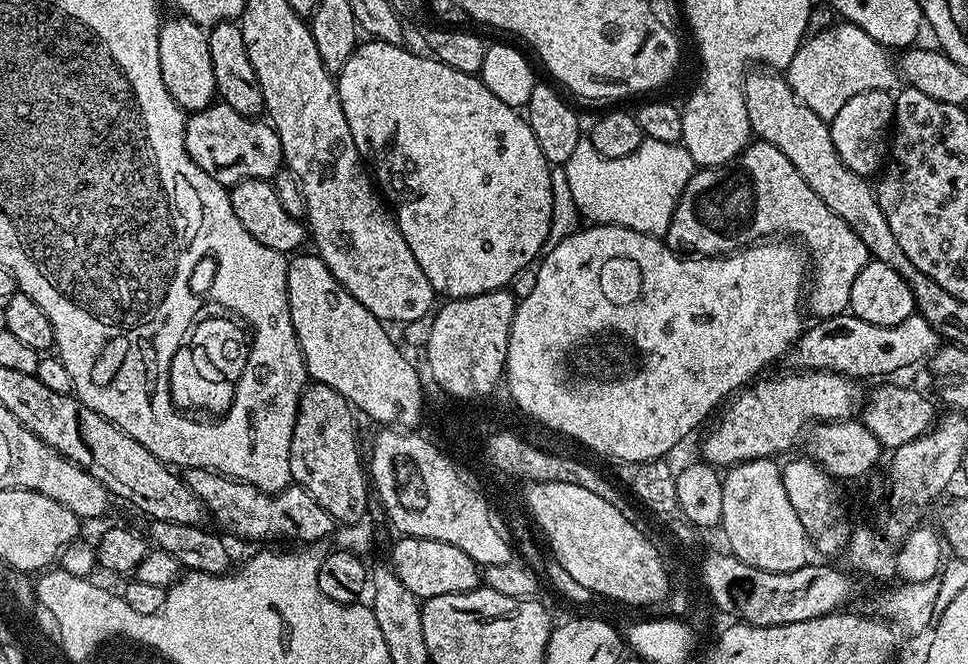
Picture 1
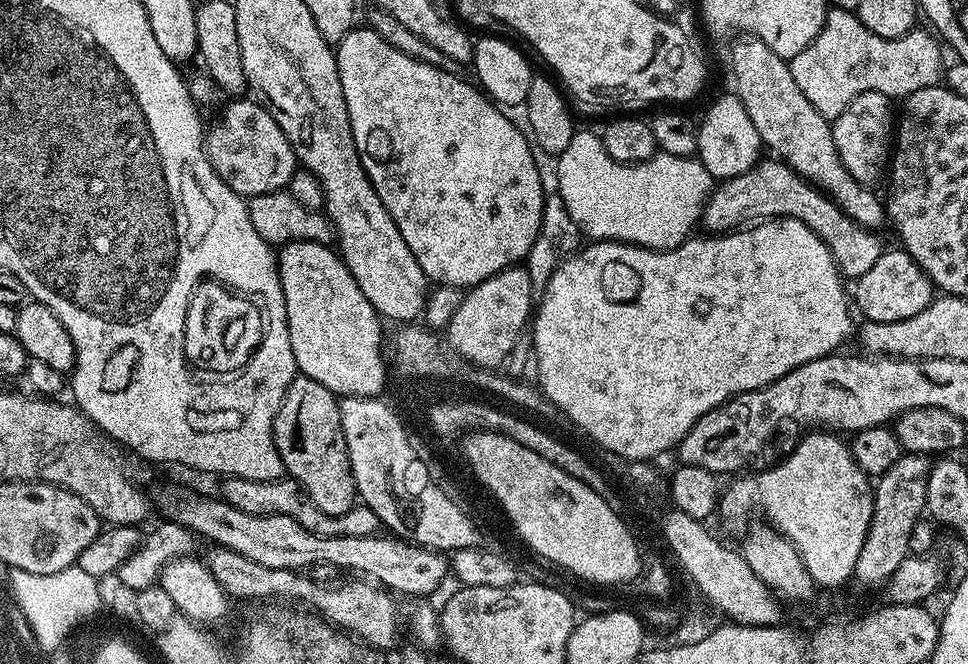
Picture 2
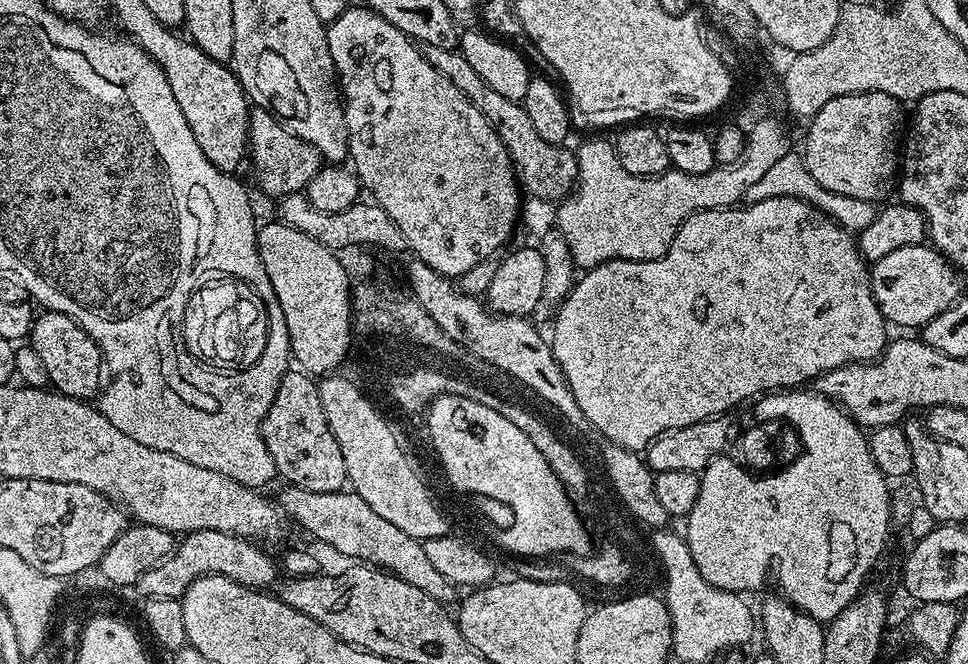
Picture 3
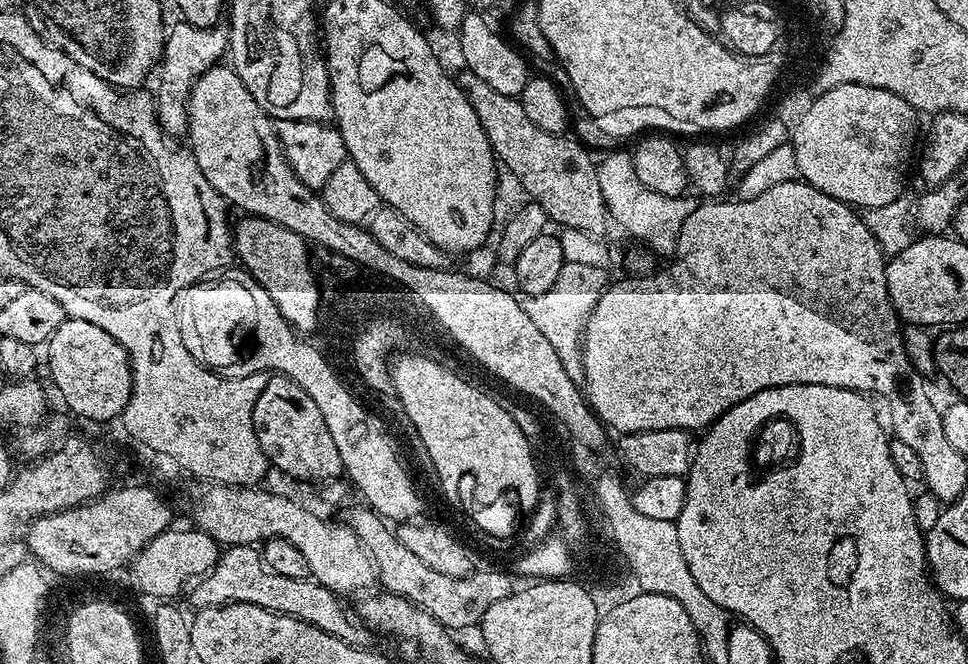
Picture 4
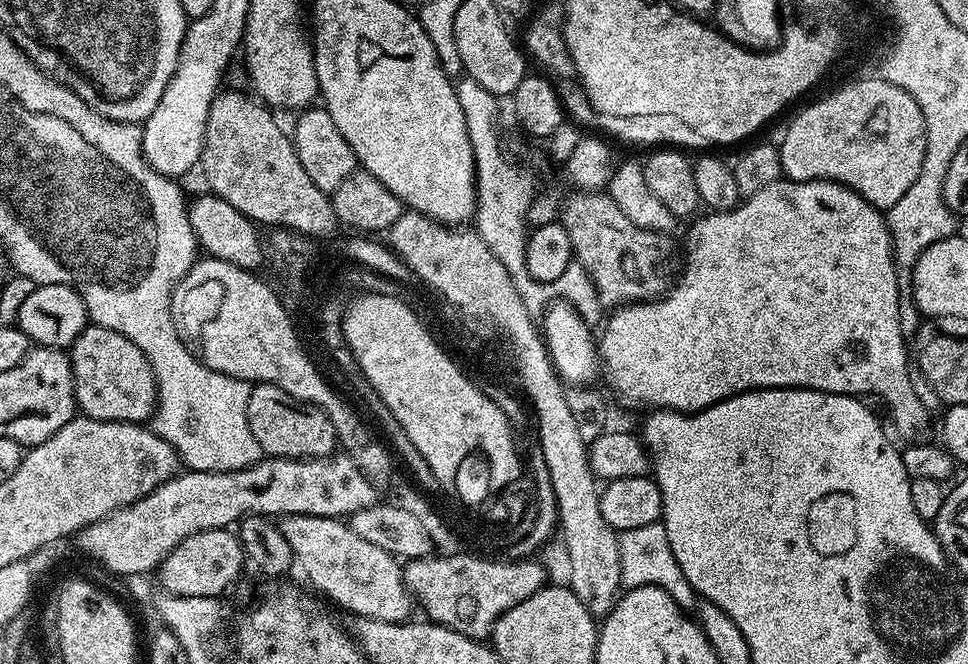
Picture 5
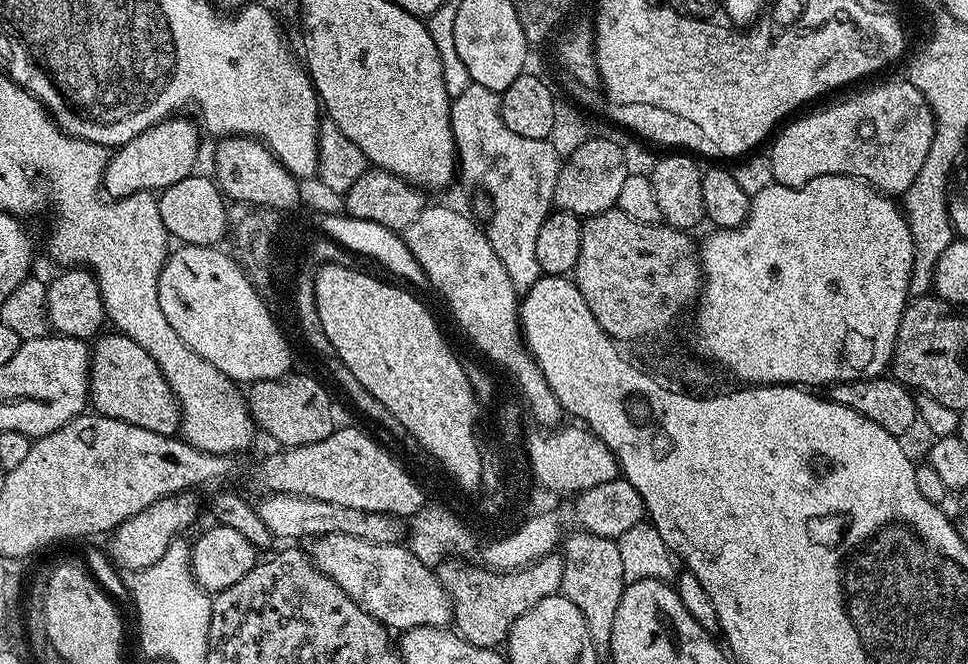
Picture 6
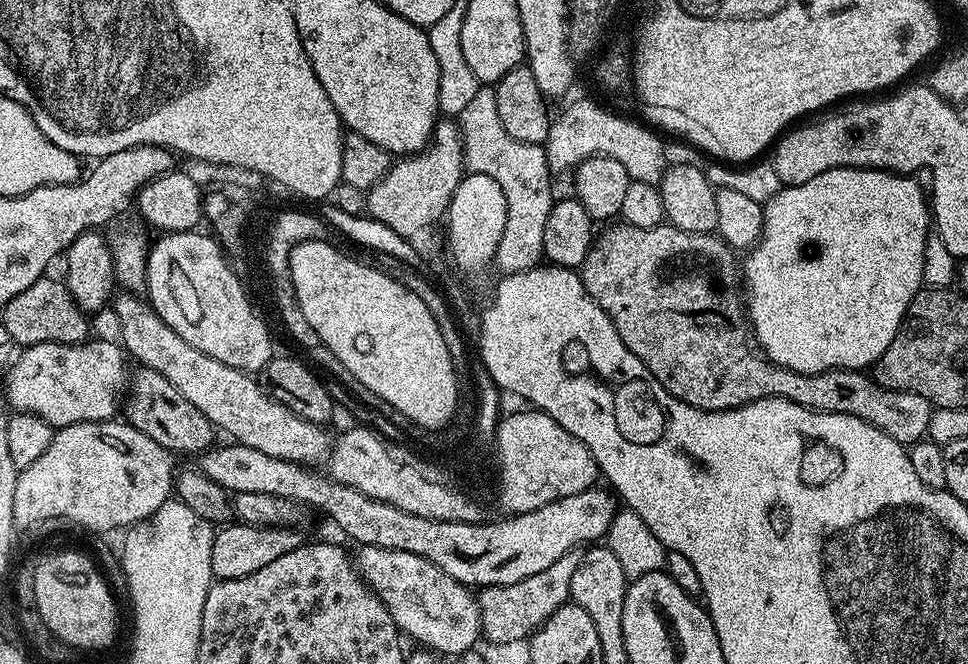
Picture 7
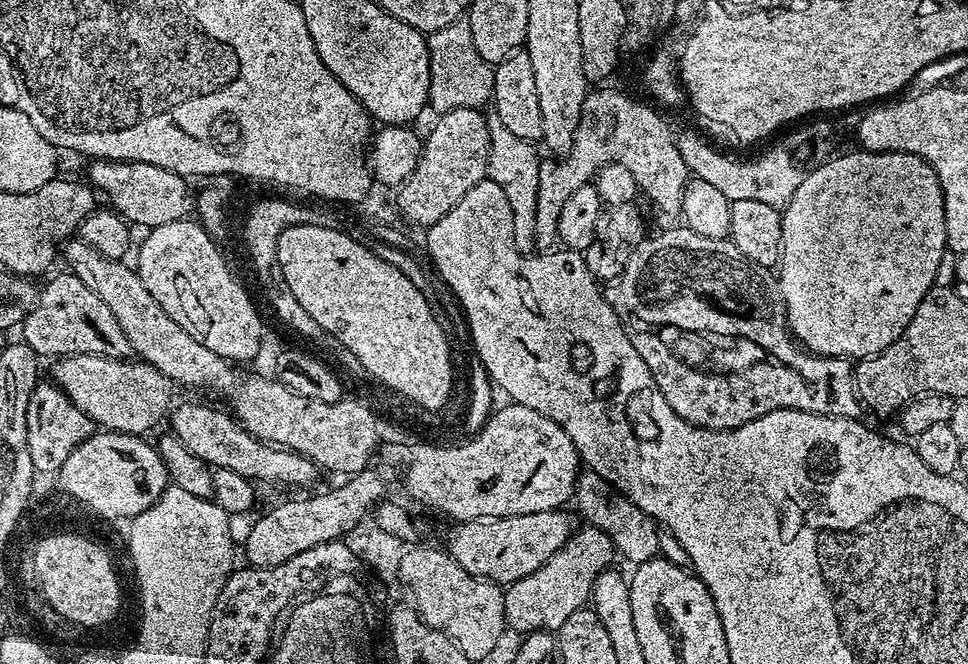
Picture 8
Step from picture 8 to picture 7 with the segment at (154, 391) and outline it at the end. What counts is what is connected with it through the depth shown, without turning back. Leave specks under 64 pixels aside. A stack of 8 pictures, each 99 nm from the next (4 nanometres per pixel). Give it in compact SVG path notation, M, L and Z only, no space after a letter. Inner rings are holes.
M115 339L86 340L75 344L42 342L27 345L21 351L24 353L21 356L19 353L7 369L8 377L4 380L7 407L42 418L56 430L71 424L113 419L122 404L120 391L128 376L129 361Z

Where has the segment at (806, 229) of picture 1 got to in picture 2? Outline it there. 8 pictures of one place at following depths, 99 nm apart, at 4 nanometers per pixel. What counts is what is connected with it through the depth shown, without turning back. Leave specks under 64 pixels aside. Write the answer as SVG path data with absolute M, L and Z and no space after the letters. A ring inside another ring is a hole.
M776 158L761 159L751 170L738 174L729 180L721 180L712 189L712 195L704 203L704 214L702 224L709 233L723 234L725 232L734 232L753 222L763 222L773 218L789 216L814 230L822 242L826 242L828 249L832 251L832 257L836 259L836 264L840 268L840 275L845 278L858 278L878 262L878 258L886 251L886 244L879 240L875 231L858 226L843 210L828 199L819 189L812 187L807 180L800 177L794 169L789 168L787 164Z

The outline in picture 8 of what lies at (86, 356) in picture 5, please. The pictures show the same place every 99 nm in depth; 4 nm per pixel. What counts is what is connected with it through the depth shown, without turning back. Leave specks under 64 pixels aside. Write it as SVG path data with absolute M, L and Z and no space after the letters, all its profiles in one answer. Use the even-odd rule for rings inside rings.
M178 404L170 412L171 435L179 439L182 446L190 450L190 454L194 454L194 458L202 458L204 464L212 468L232 470L234 474L244 476L257 485L281 484L284 488L304 488L318 475L315 464L296 452L287 452L273 444L264 444L245 431L225 411L219 412L208 404Z

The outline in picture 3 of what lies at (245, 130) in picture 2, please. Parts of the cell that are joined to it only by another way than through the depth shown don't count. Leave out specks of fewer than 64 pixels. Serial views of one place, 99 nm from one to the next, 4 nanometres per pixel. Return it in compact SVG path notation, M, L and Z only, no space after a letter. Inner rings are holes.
M253 107L250 112L250 164L256 175L256 184L268 196L283 198L295 192L304 192L310 178L322 167L319 152L302 138L292 136L265 108Z

